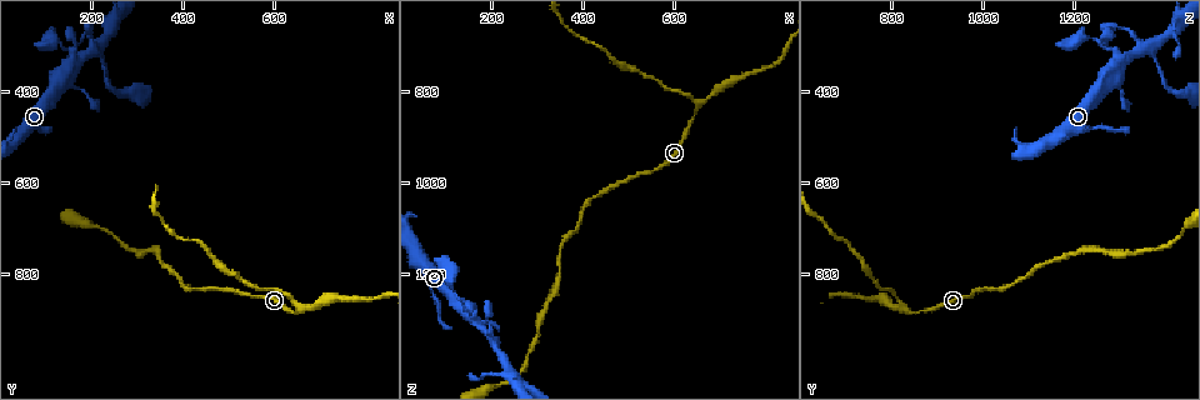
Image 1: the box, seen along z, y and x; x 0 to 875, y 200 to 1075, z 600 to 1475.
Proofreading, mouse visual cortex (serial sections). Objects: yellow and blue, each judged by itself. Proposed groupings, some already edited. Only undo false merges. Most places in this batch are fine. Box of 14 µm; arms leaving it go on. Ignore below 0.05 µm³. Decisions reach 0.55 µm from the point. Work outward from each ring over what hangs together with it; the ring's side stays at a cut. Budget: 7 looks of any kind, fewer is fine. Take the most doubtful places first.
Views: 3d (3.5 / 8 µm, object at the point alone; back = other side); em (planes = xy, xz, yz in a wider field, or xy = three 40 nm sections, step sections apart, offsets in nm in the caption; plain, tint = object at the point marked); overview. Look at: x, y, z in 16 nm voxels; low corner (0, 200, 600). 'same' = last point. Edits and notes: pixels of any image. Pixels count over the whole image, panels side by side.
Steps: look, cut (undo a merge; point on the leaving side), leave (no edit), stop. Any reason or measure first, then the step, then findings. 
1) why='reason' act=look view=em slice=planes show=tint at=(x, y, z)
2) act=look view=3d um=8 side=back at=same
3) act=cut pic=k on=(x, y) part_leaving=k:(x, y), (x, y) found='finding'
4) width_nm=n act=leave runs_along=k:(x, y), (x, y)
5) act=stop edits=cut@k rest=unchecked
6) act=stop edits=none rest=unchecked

why='sharp bend' act=look view=3d um=8 at=(210, 315, 1350)

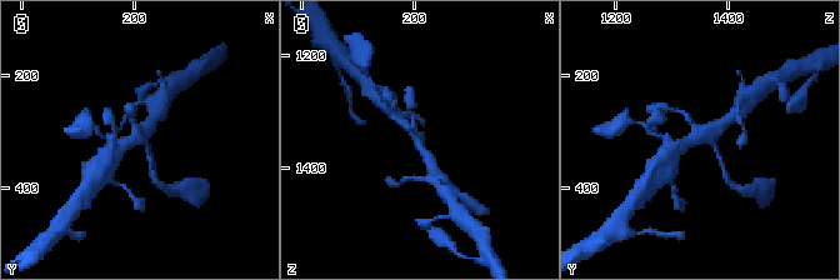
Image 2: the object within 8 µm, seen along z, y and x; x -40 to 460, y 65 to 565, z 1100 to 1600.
arms=4 arm_widths_nm=150,150,300,300 why='now the EM' act=look view=em slice=xy step=3 show=tint at=(210, 310, 1340)

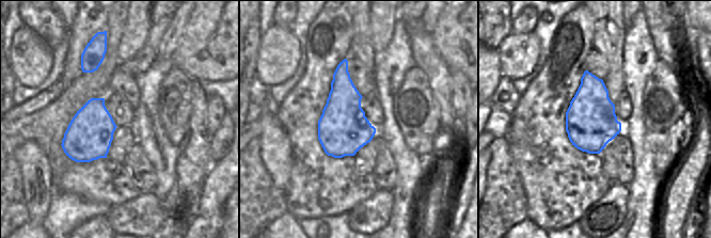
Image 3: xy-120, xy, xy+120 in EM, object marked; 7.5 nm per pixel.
width_nm=380 act=leave runs_along=2:(396, 115), (414, 131), (430, 164) found='all the same cell'

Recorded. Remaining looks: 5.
why='sharp bend' act=look view=3d um=3.5 side=back at=(645, 880, 835)

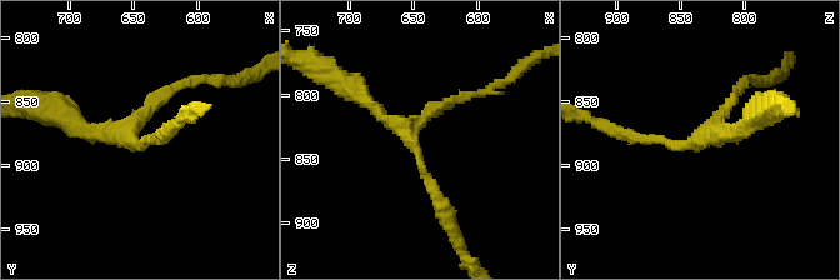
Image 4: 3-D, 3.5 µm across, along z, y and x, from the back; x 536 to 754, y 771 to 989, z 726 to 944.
arms=3 arm_widths_nm=150,150,200 act=look view=em slice=xy step=2 show=tint at=(652, 876, 830)

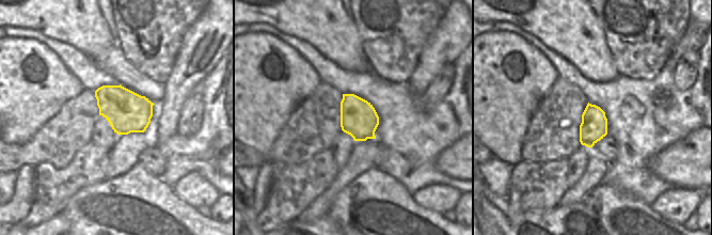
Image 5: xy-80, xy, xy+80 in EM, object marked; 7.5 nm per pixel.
width_nm=280 act=leave runs_along=4:(440, 205), (410, 135), (345, 84) found='continuous, no second cell'

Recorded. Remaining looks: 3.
why='calibre changes' act=look view=3d um=3.5 at=(260, 410, 1435)

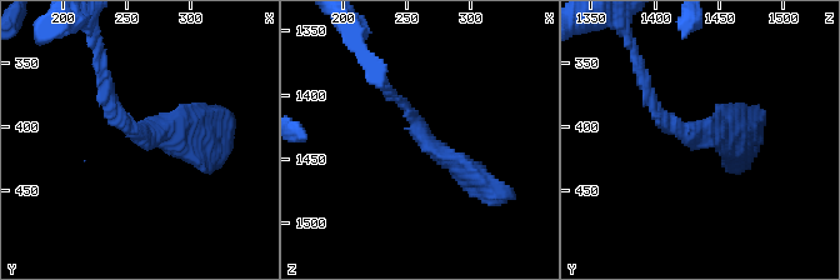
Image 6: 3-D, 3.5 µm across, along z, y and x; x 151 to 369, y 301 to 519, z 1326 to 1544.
arm_widths_nm=150,350 why='need the tissue' act=look view=em slice=xy step=5 show=tint at=(264, 404, 1432)

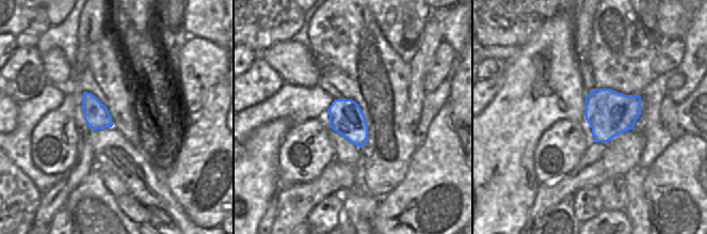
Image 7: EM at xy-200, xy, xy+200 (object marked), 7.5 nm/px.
act=look view=em slice=xy step=2 show=tint at=same

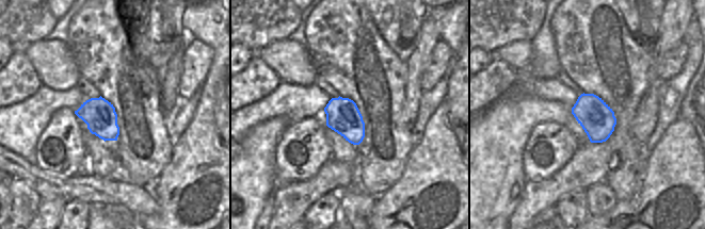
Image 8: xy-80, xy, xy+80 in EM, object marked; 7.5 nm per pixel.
act=leave runs_along=6:(384, 86), (426, 141), (488, 189) found='all the same cell'

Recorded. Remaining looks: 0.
act=stop edits=none rest=unchecked

